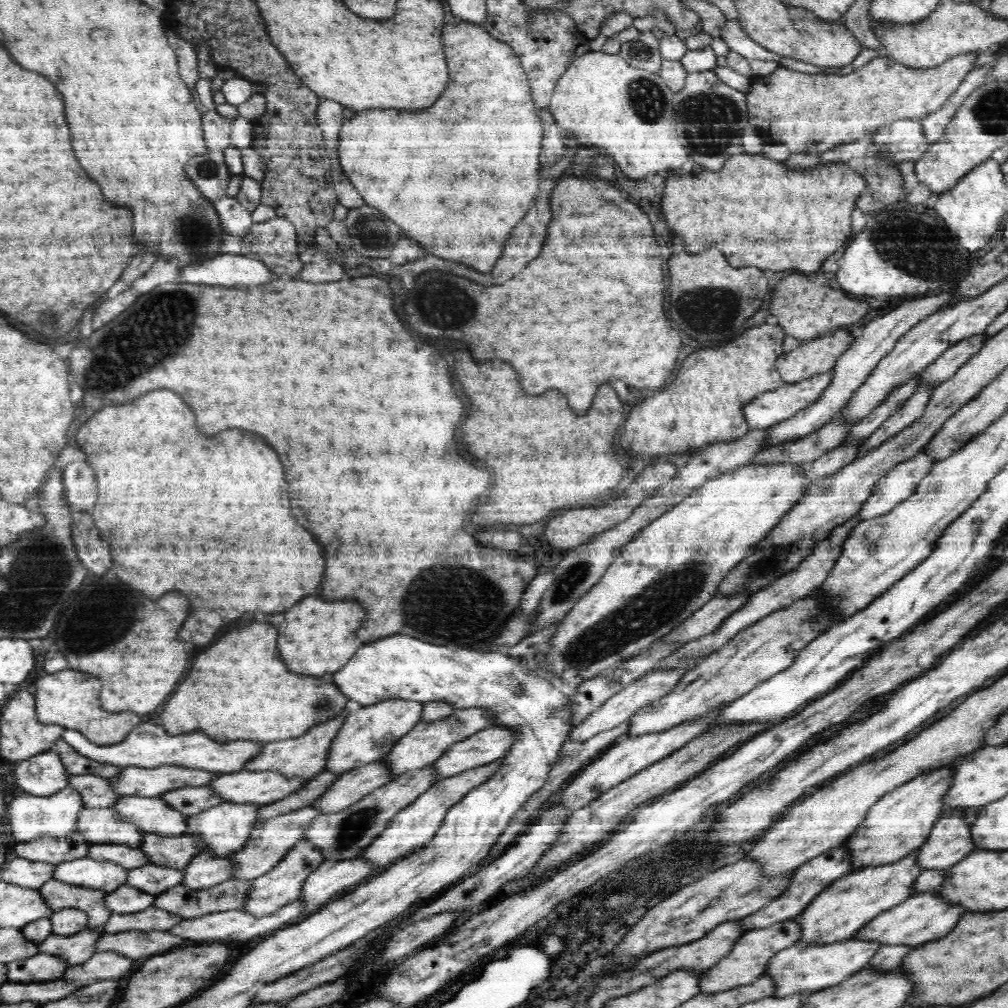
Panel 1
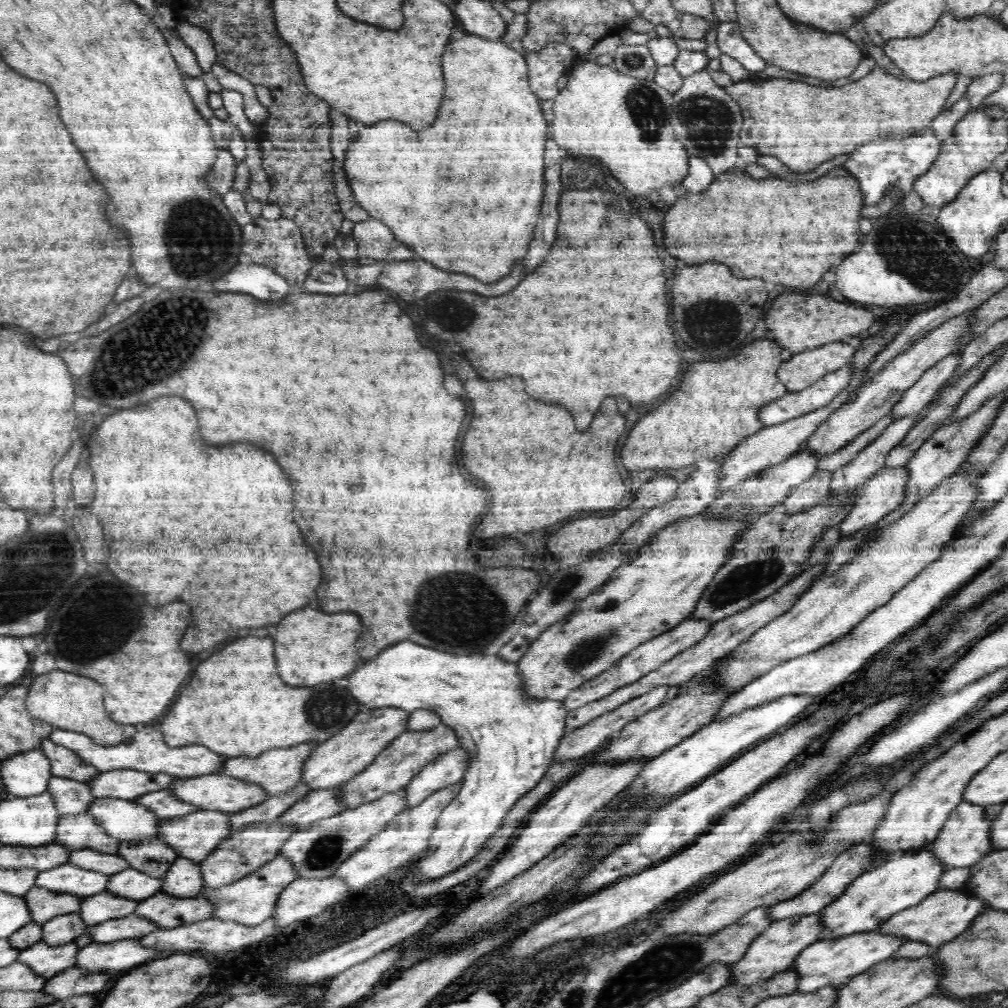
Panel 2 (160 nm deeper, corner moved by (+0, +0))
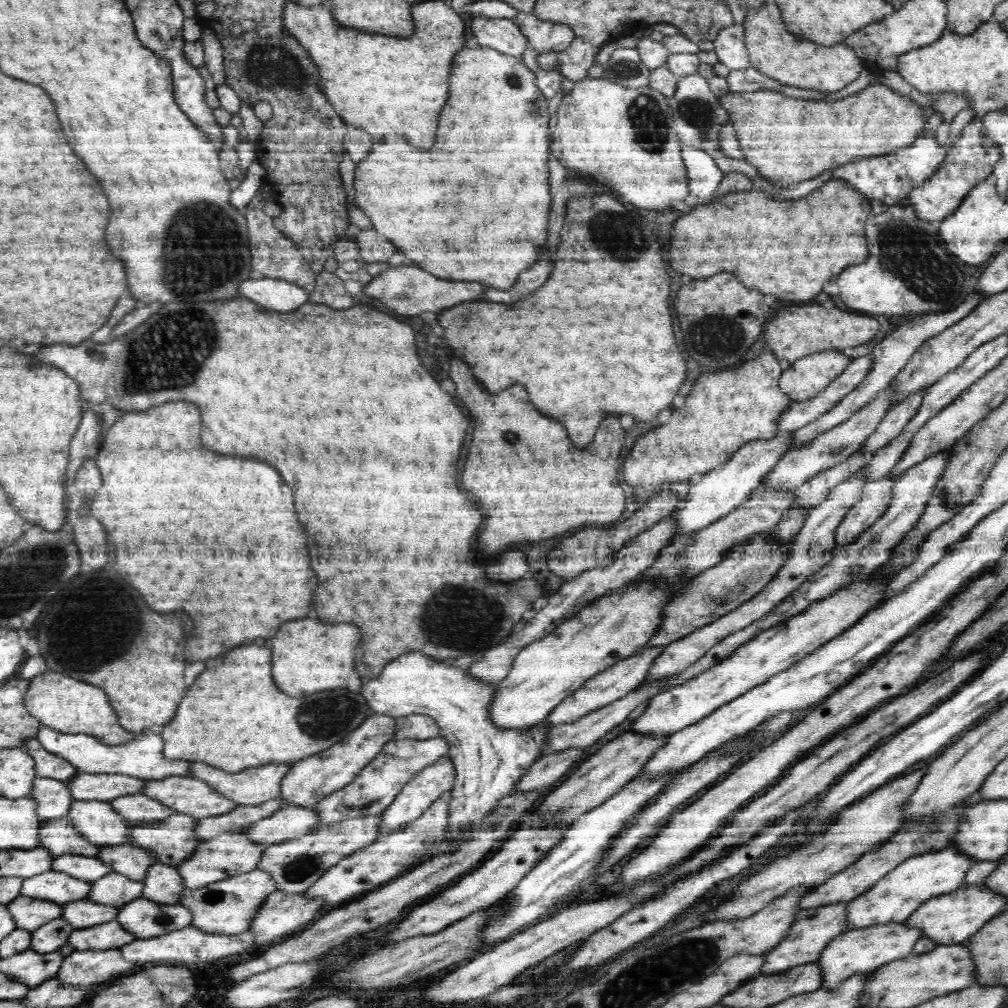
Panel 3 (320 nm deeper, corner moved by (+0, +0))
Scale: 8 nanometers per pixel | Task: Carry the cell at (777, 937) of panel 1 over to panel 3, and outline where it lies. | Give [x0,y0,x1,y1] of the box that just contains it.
[759,903,847,975]

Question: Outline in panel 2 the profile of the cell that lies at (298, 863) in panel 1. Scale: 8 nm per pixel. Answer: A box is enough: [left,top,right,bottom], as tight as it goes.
[199,855,298,926]

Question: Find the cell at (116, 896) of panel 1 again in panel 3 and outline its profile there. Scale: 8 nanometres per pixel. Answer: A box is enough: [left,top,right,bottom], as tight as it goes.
[61,898,120,929]

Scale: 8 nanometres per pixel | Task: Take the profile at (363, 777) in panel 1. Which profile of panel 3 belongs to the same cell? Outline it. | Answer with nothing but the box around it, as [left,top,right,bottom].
[245,806,319,847]

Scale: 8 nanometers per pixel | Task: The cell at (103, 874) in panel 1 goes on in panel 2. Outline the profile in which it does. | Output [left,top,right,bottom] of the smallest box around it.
[35,862,110,898]

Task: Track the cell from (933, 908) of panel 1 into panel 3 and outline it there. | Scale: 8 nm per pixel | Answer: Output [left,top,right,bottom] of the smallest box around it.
[904,885,1006,945]

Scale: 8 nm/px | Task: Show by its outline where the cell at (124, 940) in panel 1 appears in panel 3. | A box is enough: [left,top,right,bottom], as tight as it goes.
[54,948,134,988]

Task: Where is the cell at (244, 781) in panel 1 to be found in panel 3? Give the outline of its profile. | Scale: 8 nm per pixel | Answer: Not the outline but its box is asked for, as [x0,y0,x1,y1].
[141,776,238,818]

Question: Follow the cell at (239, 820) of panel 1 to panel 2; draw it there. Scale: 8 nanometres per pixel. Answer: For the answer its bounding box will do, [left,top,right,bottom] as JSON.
[157,809,234,862]

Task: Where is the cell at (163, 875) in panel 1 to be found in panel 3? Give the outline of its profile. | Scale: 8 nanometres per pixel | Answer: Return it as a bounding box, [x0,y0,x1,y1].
[86,871,144,908]

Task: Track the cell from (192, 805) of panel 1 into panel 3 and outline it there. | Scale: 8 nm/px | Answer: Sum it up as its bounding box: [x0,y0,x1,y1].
[110,792,176,826]

